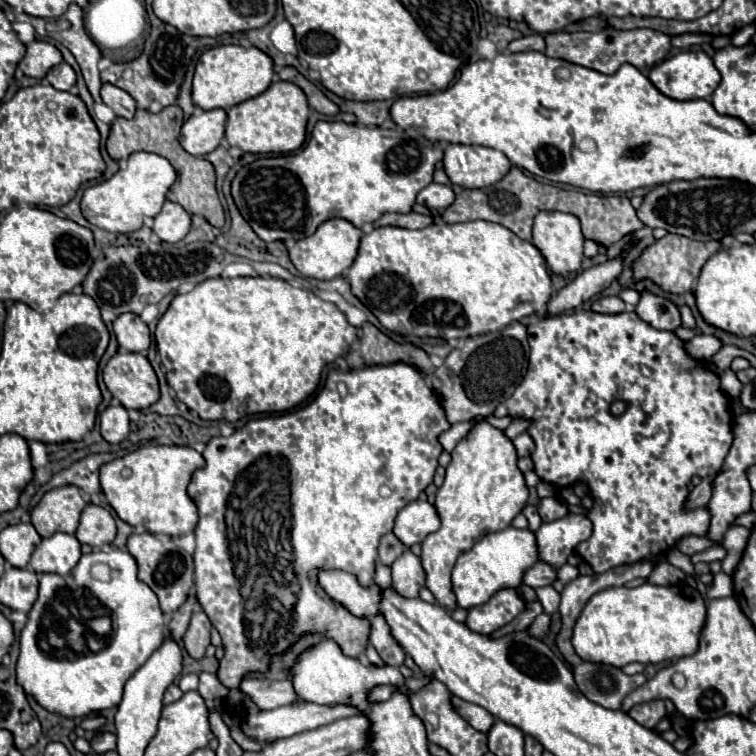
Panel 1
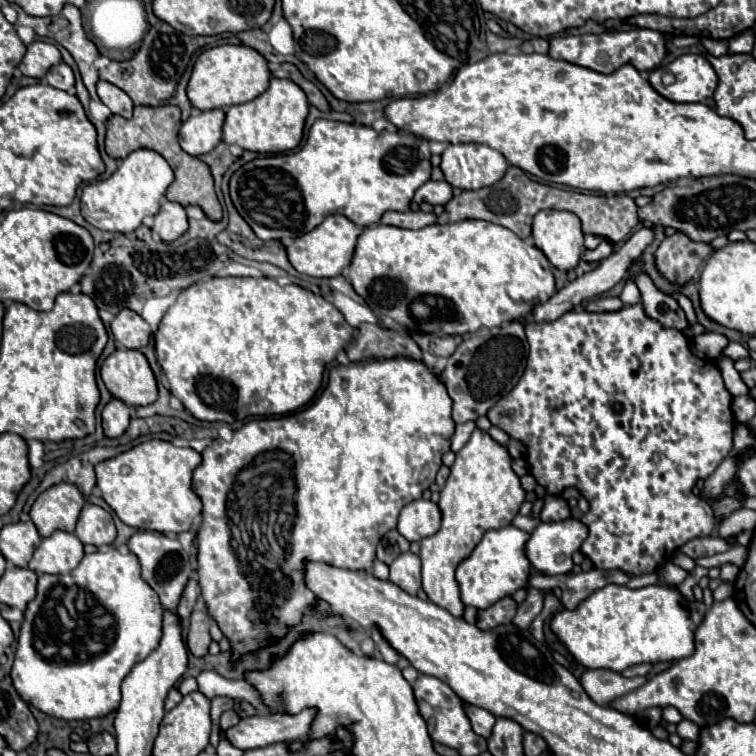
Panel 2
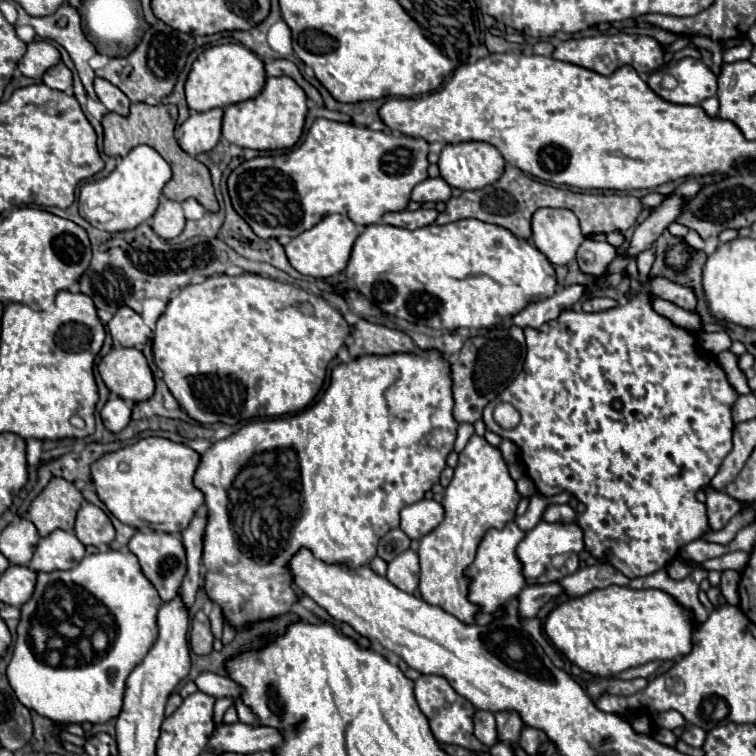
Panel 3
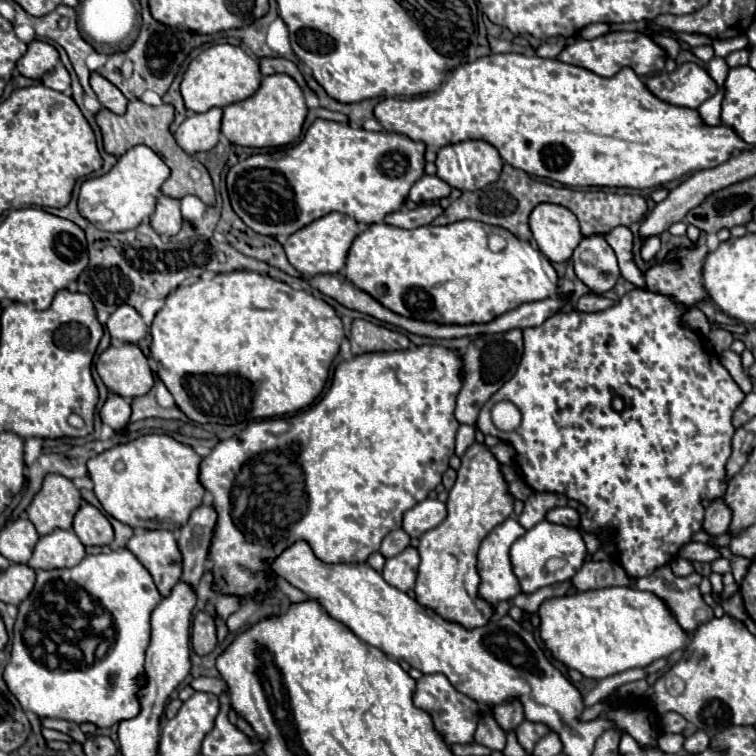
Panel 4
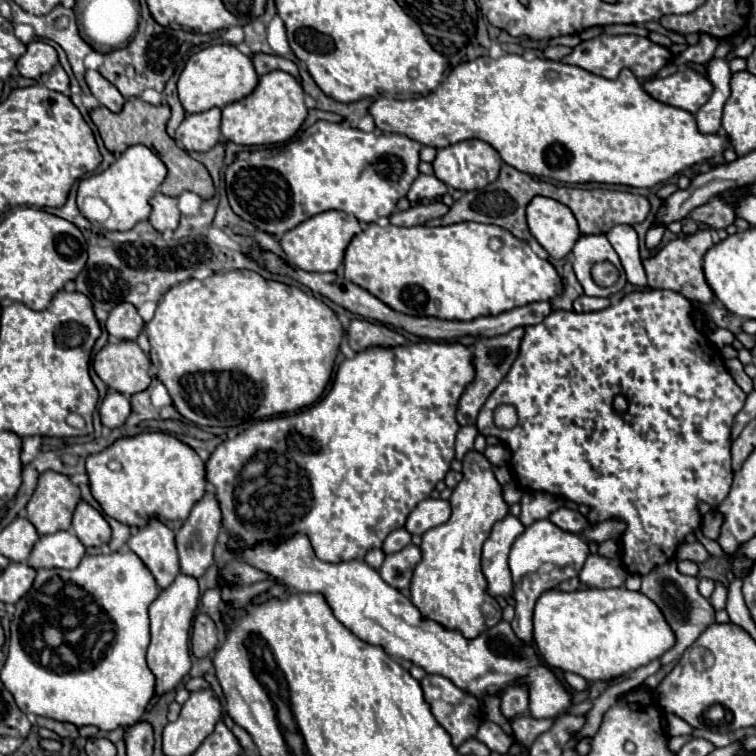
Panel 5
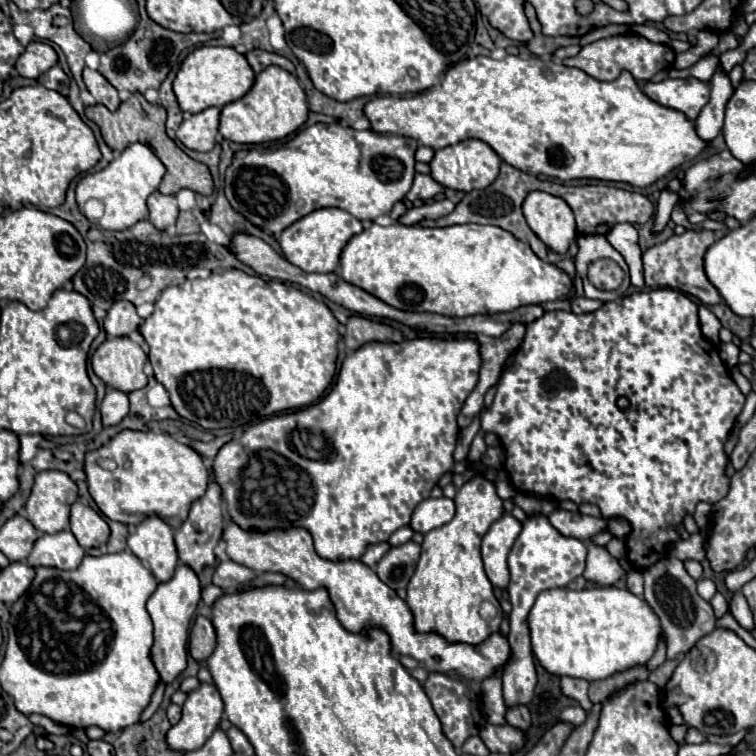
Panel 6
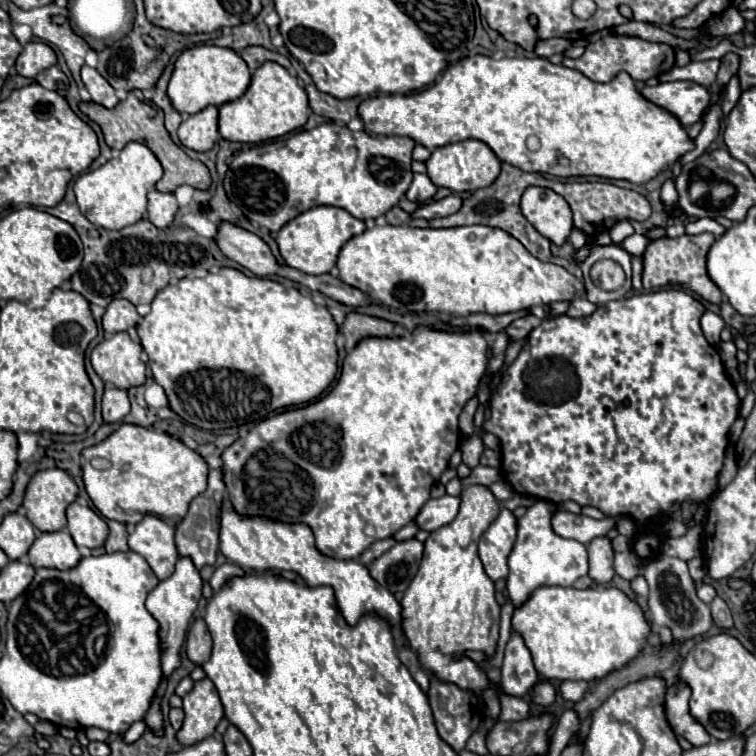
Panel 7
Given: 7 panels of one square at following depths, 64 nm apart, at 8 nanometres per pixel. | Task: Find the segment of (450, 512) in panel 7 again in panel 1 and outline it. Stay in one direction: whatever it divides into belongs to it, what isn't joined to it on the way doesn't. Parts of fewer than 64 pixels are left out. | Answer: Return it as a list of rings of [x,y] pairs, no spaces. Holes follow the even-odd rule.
[[[414,500],[398,512],[392,532],[406,548],[410,548],[414,544],[420,544],[428,534],[436,532],[438,528],[440,518],[434,506],[428,502]]]

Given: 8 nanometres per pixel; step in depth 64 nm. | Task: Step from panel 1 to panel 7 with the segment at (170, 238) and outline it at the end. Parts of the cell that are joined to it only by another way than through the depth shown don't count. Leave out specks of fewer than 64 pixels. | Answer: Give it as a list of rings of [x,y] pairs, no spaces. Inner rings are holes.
[[[152,190],[148,194],[148,220],[156,224],[156,228],[168,228],[174,222],[176,212],[178,202],[174,194],[164,194],[158,190]]]

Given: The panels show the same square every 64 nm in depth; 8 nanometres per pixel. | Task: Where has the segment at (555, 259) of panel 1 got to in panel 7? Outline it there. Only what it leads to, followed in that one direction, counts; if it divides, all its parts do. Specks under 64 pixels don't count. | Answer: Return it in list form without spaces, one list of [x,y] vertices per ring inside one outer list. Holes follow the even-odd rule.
[[[532,186],[524,192],[522,214],[544,238],[556,246],[562,246],[574,228],[568,202],[546,188]]]

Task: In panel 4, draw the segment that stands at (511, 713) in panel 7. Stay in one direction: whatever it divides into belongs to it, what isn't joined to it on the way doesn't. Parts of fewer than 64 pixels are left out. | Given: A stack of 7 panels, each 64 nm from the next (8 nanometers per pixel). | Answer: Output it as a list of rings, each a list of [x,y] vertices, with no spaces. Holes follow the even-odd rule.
[[[524,720],[524,722],[516,728],[518,742],[522,744],[522,748],[524,748],[528,754],[532,754],[534,744],[536,744],[540,738],[544,738],[548,732],[550,732],[550,730],[548,730],[544,724],[532,724],[532,722],[528,722],[528,720]]]

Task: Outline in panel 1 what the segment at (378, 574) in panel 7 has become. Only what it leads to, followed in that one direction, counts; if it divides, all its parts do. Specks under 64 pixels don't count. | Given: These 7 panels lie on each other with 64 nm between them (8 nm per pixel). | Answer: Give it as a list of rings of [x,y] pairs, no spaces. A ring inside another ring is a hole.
[[[404,550],[404,554],[392,564],[392,588],[404,598],[416,598],[420,588],[424,588],[424,582],[426,572],[420,558],[410,550]]]

